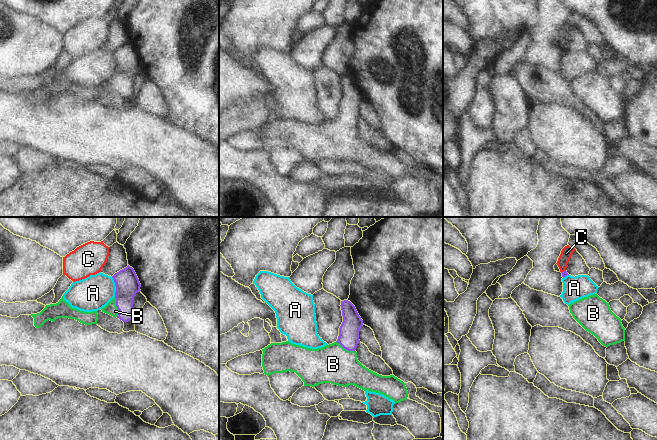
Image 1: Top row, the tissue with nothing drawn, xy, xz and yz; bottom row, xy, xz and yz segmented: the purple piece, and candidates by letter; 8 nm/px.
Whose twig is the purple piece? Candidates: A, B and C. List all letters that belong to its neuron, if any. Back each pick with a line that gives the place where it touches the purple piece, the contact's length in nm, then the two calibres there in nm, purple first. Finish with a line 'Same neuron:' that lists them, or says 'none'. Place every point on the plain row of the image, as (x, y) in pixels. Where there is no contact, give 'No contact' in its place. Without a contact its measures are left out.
B: Touches purple at xy (117, 83). Shared border 160 nm. Thickness 190 nm (purple) against 90 nm
Same neuron: B

